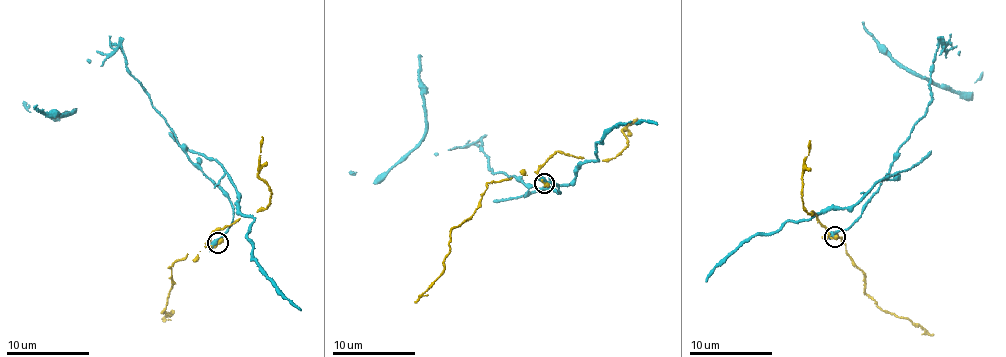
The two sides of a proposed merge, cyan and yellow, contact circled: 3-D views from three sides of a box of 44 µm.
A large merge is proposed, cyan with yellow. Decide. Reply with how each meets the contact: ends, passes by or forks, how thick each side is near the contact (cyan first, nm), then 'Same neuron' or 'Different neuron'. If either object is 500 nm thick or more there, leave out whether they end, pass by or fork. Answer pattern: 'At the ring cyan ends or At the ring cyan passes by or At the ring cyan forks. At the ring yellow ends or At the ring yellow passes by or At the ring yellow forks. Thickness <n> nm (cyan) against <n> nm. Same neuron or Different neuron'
At the ring cyan passes by. At the ring yellow ends. Thickness 400 nm (cyan) against 340 nm. Different neuron

